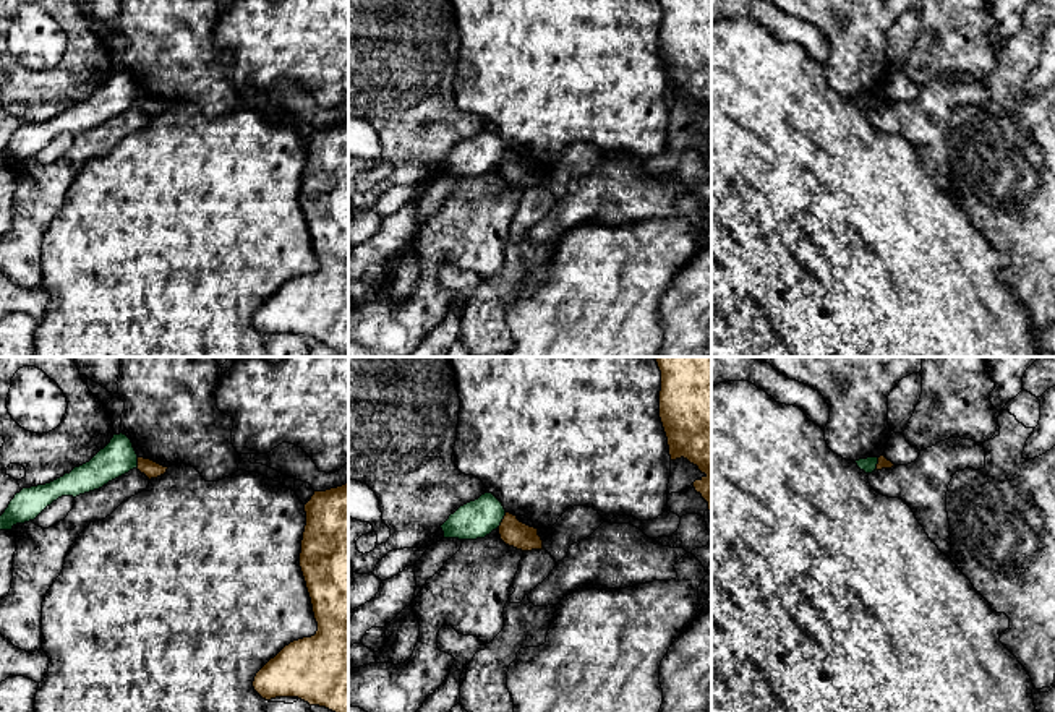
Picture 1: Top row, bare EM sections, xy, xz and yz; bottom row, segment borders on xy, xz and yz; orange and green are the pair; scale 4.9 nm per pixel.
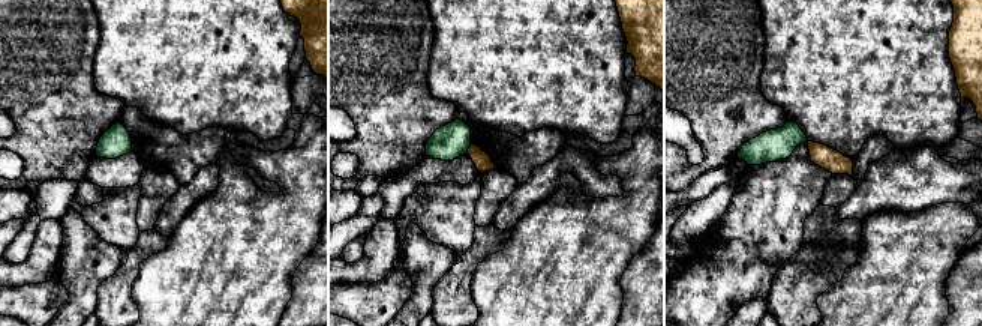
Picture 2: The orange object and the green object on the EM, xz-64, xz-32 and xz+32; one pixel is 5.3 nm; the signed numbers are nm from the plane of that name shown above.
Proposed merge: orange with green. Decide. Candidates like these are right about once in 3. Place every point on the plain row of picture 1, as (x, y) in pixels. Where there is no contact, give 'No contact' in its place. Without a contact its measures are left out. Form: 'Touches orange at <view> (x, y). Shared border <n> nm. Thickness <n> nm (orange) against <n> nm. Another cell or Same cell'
Touches orange at xz (503, 156). Shared border 80 nm. Thickness 130 nm (orange) against 190 nm. Another cell

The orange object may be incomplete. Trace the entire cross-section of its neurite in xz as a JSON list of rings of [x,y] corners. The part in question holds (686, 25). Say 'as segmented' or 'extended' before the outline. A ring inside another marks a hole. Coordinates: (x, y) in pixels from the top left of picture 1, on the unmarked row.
as segmented; [[[658,0],[660,55],[671,97],[687,96],[703,110],[692,122],[711,148],[711,0]]]

